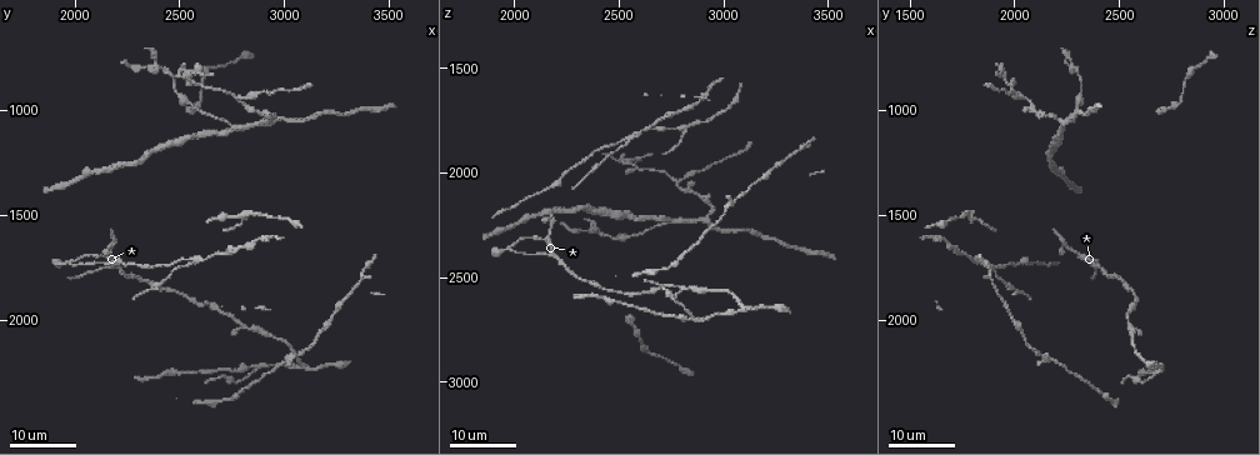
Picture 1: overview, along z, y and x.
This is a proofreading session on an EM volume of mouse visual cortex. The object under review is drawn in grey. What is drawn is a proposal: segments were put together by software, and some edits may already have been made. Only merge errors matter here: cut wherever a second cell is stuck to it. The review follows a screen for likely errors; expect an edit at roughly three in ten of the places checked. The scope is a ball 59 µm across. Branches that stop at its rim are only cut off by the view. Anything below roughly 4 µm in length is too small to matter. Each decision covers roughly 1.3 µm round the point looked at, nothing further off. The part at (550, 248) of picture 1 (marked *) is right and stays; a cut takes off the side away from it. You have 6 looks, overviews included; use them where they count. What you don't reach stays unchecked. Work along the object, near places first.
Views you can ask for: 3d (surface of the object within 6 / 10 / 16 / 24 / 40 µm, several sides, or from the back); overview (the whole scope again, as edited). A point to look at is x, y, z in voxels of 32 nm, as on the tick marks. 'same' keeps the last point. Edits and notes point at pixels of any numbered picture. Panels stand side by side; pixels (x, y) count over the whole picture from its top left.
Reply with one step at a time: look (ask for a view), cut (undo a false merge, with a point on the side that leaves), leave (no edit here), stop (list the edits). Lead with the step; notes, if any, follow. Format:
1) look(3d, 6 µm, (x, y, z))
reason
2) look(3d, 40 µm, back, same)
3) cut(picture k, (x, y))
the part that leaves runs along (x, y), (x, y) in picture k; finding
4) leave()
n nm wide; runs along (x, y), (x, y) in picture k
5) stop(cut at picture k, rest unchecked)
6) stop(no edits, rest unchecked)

look(3d, 24 µm, (2560, 1740, 1840))
branch point

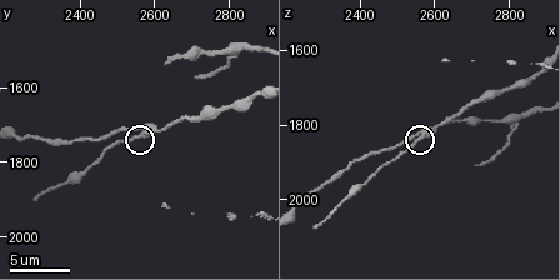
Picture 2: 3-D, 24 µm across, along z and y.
look(3d, 10 µm, (2570, 1720, 1840))

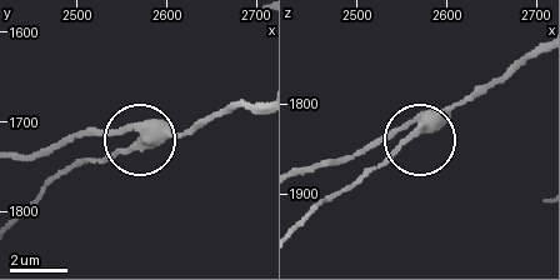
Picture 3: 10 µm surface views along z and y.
leave()
3 arms; runs along (301, 174), (414, 133), (361, 179) in picture 3; all the same cell

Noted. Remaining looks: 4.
look(3d, 10 µm, (2810, 1510, 1790))
four arms meet

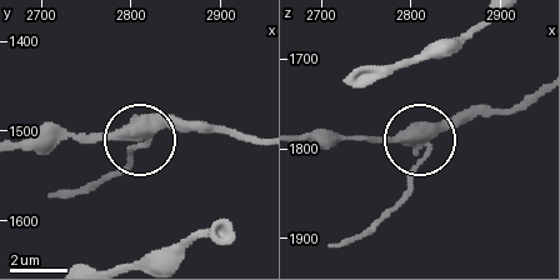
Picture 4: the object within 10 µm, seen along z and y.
look(3d, 10 µm, back, (2810, 1505, 1785))

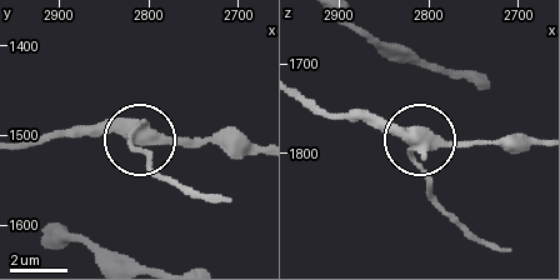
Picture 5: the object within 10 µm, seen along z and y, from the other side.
leave()
all the same cell

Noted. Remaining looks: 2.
look(3d, 24 µm, (2780, 920, 2040))
a fork

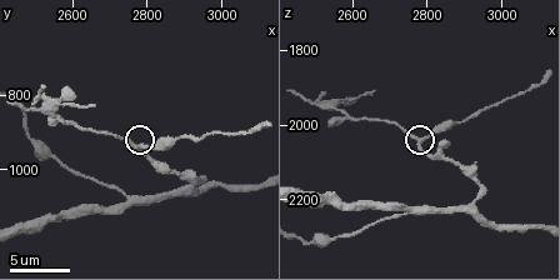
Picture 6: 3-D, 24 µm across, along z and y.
look(3d, 6 µm, (2780, 940, 2050))

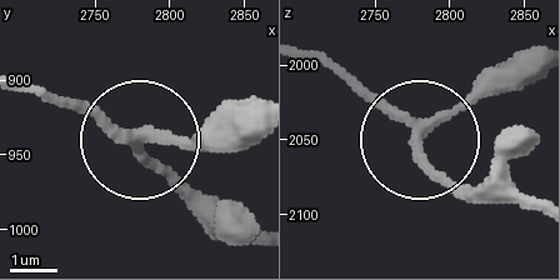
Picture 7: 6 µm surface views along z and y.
leave()
3 arms; all the same cell

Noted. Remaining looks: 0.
stop(no edits, rest unchecked)

